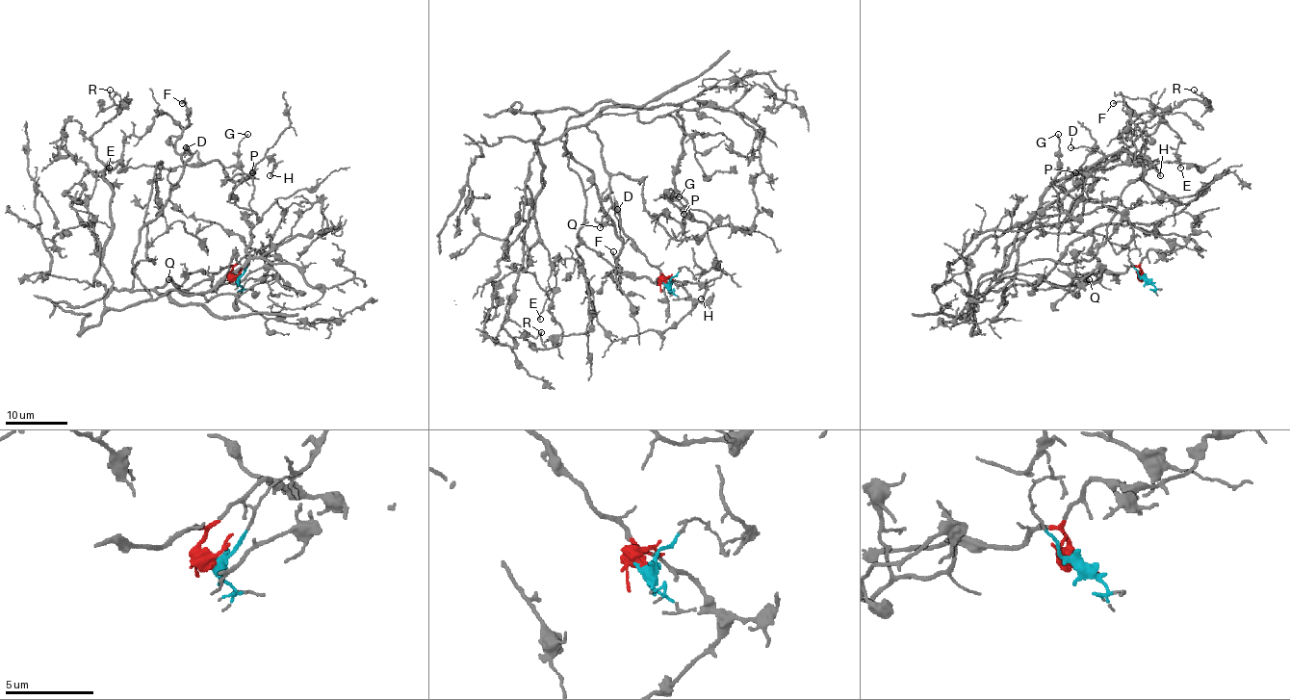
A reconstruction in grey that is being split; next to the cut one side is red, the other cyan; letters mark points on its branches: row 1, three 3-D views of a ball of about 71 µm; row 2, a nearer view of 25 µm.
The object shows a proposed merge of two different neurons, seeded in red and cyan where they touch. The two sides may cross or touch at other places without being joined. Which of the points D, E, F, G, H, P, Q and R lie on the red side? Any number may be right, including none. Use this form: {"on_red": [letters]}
{"on_red": ["Q"]}

